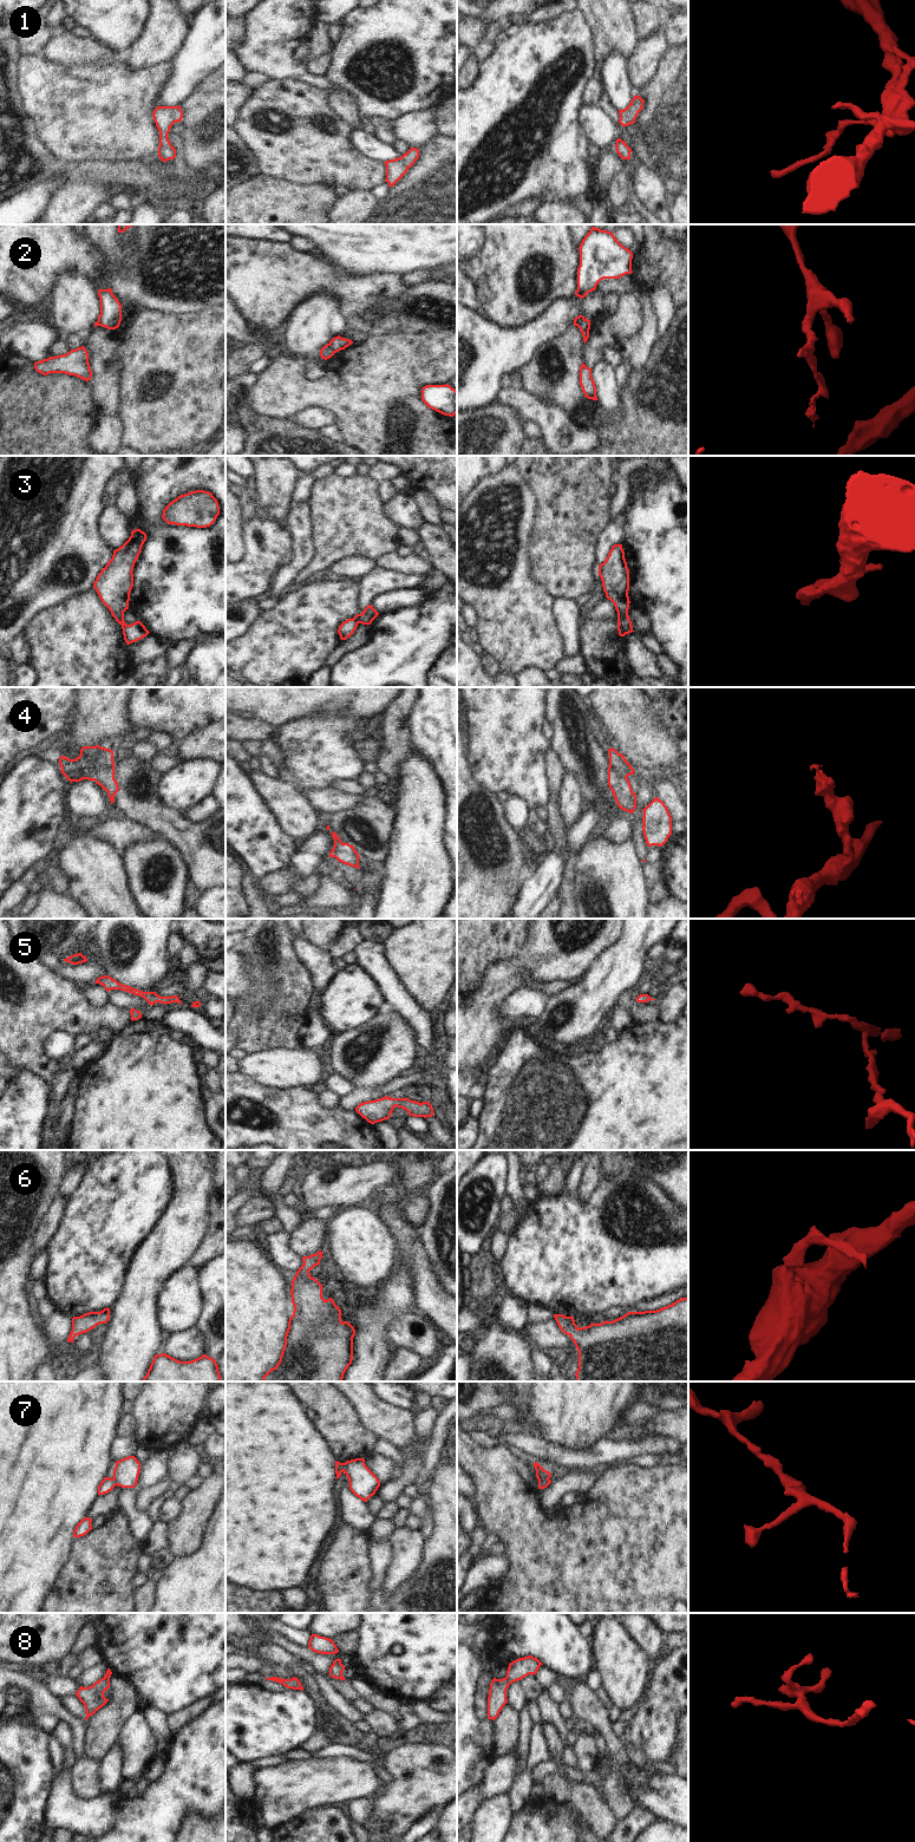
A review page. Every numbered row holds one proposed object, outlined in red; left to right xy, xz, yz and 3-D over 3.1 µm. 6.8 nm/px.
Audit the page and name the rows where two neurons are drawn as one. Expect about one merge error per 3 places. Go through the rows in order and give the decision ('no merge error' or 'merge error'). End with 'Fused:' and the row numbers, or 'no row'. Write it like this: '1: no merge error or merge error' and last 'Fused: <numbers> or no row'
1: no merge error
2: merge error
3: merge error
4: no merge error
5: no merge error
6: no merge error
7: merge error
8: no merge error
Fused: 2, 3, 7

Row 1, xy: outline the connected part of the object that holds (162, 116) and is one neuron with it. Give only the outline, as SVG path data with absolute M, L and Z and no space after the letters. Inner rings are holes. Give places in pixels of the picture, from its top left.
M157 106L152 112L153 120L159 131L158 157L162 162L174 159L176 157L176 149L169 141L170 128L181 122L183 111L181 106Z

